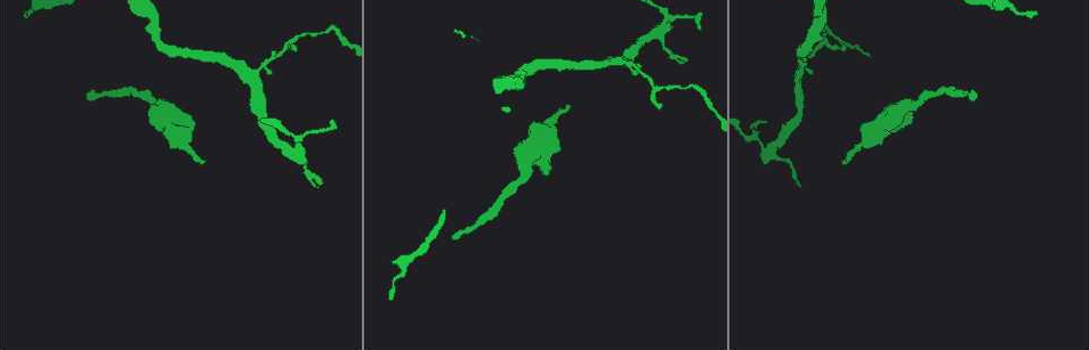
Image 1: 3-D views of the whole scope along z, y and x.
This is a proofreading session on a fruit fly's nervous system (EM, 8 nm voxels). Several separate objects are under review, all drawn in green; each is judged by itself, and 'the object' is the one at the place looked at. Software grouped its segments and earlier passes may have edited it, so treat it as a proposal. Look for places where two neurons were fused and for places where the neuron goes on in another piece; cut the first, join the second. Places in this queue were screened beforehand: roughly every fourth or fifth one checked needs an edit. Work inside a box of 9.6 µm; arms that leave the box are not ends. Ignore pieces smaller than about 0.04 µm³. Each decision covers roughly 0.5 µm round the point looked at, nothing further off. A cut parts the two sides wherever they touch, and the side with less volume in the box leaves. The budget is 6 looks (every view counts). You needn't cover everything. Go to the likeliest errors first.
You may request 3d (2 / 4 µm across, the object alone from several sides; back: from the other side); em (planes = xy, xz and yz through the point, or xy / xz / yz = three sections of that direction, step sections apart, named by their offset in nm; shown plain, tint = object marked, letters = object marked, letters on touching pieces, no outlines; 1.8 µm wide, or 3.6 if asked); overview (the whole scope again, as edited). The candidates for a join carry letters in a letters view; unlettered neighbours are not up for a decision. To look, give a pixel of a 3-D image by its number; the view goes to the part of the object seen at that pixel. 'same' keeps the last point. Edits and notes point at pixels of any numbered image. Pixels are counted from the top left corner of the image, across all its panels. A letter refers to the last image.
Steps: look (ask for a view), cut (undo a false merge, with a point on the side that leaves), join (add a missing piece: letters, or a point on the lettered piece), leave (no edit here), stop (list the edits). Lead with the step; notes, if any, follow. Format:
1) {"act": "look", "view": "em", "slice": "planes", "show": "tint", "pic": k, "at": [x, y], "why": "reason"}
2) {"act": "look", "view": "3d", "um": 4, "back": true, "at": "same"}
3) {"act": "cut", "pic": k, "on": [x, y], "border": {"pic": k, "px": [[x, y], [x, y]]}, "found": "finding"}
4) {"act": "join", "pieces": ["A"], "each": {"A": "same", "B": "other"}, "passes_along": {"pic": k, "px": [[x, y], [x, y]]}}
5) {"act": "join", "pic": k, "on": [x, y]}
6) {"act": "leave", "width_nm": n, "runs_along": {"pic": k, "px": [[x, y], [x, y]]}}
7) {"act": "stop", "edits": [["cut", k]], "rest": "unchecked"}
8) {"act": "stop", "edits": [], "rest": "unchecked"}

{"act": "look", "view": "em", "slice": "planes", "show": "plain", "pic": 1, "at": [972, 100], "why": "long arm stops here"}

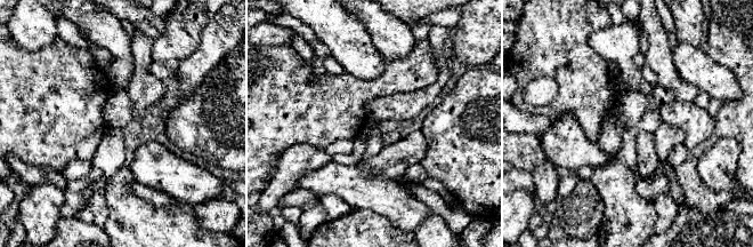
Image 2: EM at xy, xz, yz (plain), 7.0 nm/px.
{"act": "look", "view": "em", "slice": "planes", "show": "letters", "at": "same", "why": "see the neighbours"}

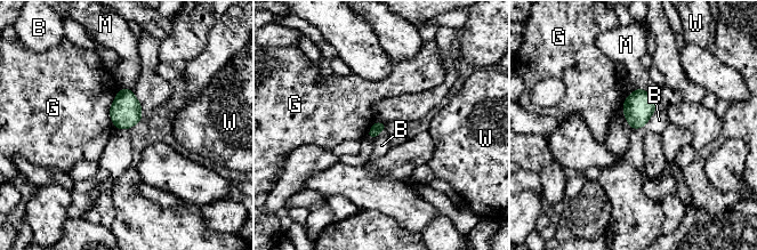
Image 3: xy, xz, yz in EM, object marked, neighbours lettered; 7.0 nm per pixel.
{"act": "leave", "longest_contact_nm": ["G", 300], "each": {"B": "other", "G": "other", "M": "other", "W": "other"}, "border": {"pic": 3, "px": [[655, 111], [643, 126]]}, "found": "none of them fits"}

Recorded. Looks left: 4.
{"act": "look", "view": "3d", "um": 2, "pic": 1, "at": [841, 163], "why": "an open end"}

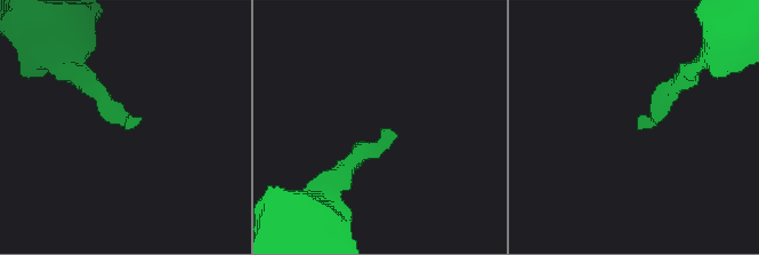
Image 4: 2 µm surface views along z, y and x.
{"act": "look", "view": "em", "slice": "yz", "step": 4, "show": "tint", "pic": 4, "at": [645, 127]}

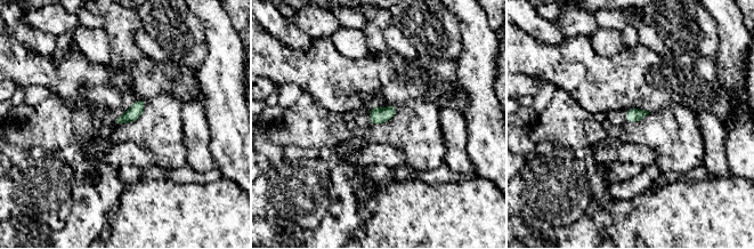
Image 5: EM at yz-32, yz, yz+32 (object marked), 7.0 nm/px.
{"act": "look", "view": "em", "slice": "planes", "show": "letters", "at": "same"}

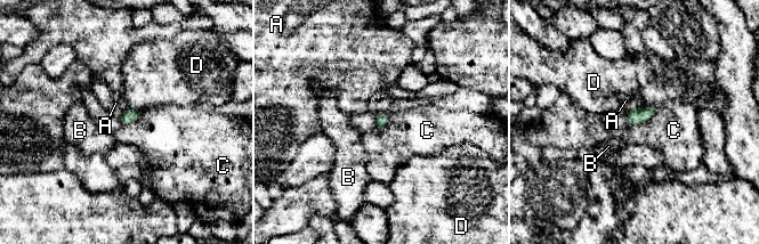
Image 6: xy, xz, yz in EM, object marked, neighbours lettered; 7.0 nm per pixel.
{"act": "leave", "each": {"A": "other", "B": "other", "C": "other", "D": "other"}, "border": {"pic": 6, "px": [[656, 111], [647, 120], [628, 125]]}, "found": "no lettered piece goes on from it"}

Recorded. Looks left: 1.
{"act": "stop", "edits": [], "rest": "unchecked"}

